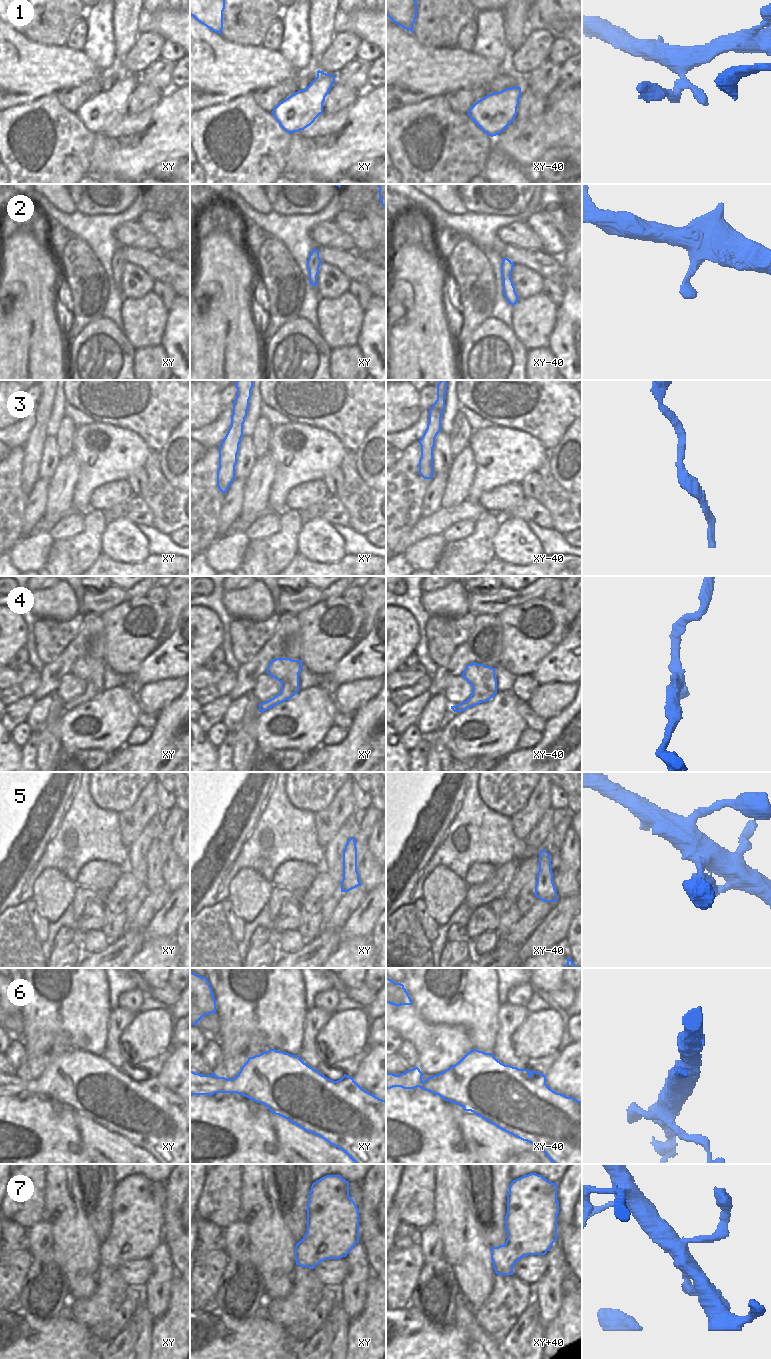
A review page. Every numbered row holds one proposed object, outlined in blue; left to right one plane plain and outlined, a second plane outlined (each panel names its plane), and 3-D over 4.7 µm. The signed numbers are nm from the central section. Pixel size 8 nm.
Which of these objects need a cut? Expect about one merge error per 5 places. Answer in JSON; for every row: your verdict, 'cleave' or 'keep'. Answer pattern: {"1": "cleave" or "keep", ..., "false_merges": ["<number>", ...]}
{"1": "keep", "2": "keep", "3": "keep", "4": "keep", "5": "keep", "6": "keep", "7": "keep", "false_merges": []}

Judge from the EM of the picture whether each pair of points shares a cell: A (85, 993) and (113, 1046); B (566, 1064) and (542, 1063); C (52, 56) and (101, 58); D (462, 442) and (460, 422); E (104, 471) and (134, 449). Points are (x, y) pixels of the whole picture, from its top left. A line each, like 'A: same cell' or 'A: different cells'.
A: different cells
B: different cells
C: different cells
D: same cell
E: same cell

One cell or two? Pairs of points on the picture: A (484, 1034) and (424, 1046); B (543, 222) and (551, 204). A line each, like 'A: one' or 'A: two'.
A: two
B: two

